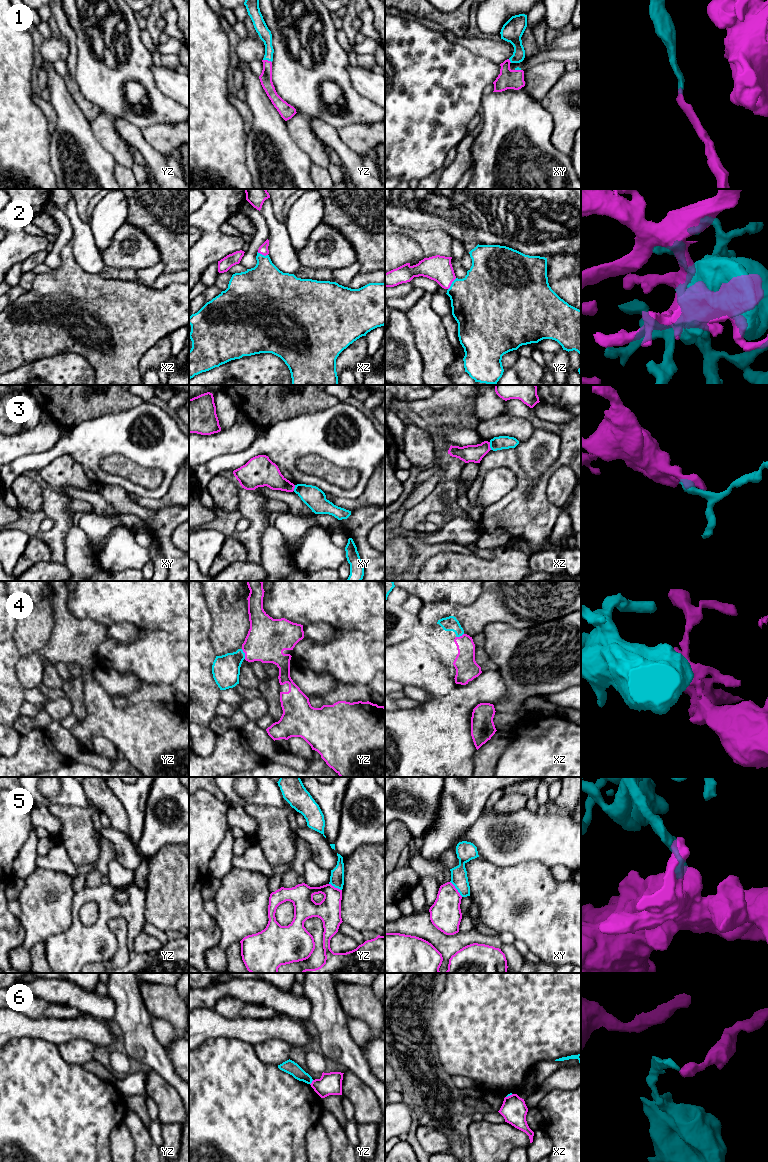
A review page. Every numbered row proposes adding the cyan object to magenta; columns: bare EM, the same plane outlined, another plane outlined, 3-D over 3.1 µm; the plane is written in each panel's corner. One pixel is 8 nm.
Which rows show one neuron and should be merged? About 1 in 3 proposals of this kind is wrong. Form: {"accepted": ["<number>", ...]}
{"accepted": ["1", "2", "4"]}

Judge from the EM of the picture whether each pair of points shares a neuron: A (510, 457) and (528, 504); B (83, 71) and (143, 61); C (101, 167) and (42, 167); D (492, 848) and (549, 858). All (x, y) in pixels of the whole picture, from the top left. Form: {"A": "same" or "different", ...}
{"A": "same", "B": "same", "C": "different", "D": "same"}

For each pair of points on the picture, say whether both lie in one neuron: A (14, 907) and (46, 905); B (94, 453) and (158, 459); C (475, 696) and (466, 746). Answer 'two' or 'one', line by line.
A: two
B: one
C: one

